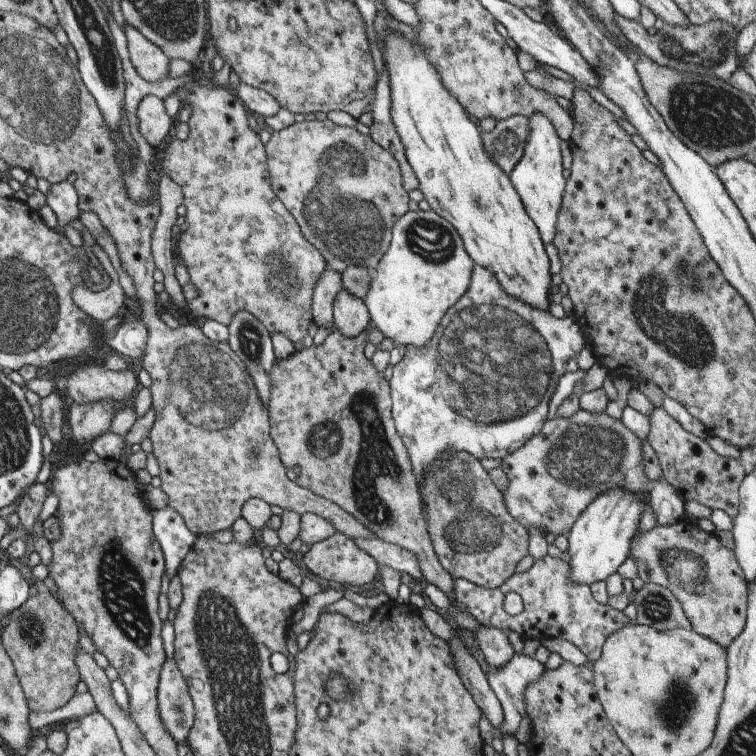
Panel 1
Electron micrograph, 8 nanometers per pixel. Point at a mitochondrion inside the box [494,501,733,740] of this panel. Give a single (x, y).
(672, 705)

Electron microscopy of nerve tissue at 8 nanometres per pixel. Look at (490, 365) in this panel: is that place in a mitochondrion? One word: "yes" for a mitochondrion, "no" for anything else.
yes

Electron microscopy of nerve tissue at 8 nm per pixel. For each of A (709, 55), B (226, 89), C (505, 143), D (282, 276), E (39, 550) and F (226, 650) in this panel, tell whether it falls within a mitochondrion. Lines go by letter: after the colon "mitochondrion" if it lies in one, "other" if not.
A: mitochondrion
B: other
C: mitochondrion
D: mitochondrion
E: other
F: mitochondrion

